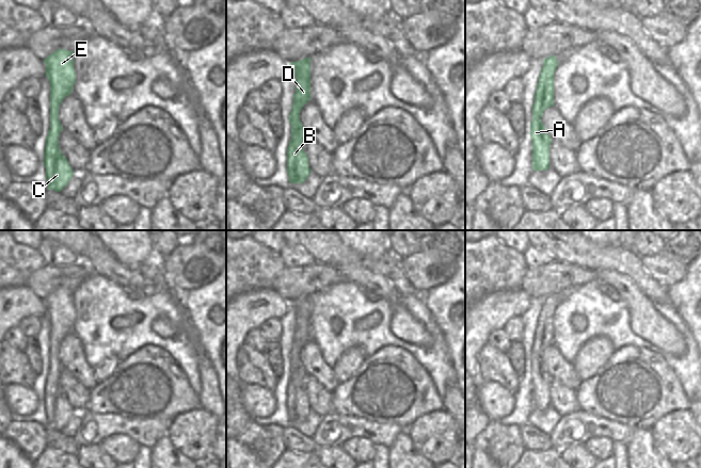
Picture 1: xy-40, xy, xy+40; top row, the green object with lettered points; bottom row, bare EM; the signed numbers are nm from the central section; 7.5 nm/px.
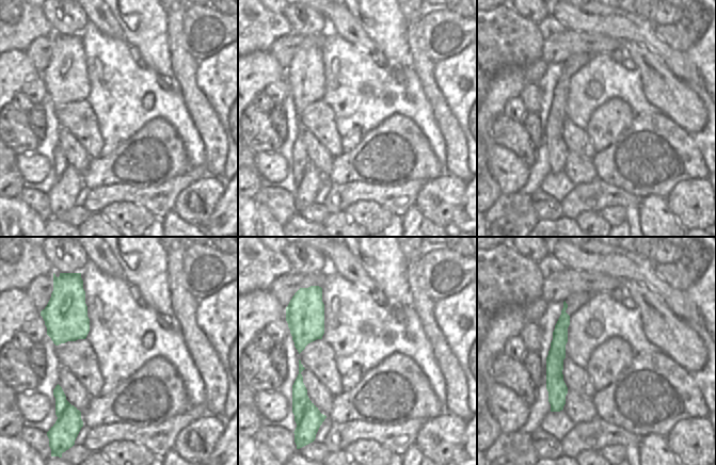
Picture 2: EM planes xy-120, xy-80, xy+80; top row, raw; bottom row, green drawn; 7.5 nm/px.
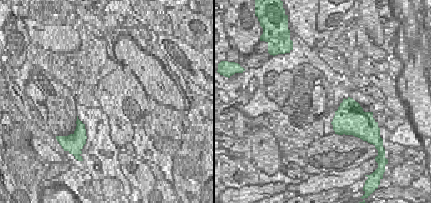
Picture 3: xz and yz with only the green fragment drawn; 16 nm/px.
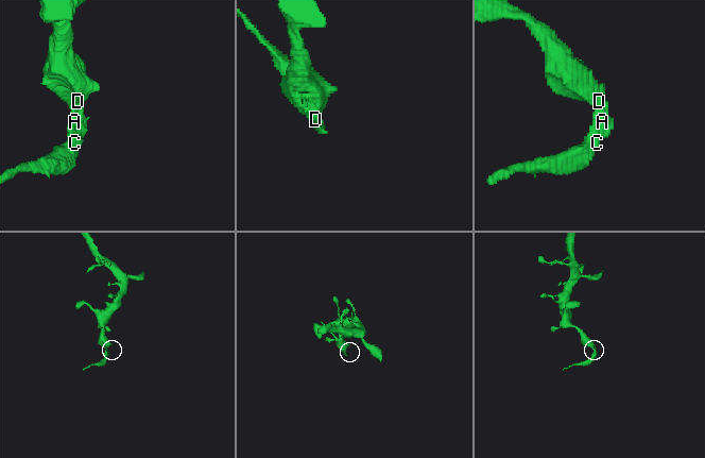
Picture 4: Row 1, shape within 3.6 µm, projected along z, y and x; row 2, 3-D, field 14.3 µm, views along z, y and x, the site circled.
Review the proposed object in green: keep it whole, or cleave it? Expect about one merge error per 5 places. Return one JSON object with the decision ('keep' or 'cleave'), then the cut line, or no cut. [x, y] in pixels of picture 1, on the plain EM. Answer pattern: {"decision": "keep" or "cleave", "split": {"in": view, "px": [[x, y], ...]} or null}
{"decision": "cleave", "split": {"in": "xy-40", "px": [[50, 342], [59, 343]]}}

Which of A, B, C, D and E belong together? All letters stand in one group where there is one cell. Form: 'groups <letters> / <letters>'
groups A B C D / E

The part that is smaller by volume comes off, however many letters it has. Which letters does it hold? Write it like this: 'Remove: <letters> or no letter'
Remove: A, B, C, D

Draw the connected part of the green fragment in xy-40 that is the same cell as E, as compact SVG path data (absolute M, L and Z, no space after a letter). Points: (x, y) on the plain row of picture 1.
M58 288L48 294L44 302L46 316L50 321L50 343L61 343L63 338L71 333L76 321L74 290Z

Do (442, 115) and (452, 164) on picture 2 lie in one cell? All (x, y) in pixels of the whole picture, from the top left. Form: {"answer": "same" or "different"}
{"answer": "same"}

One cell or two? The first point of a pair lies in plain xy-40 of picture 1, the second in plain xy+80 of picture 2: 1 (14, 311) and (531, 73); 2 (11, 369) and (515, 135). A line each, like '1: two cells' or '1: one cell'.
1: one cell
2: one cell

